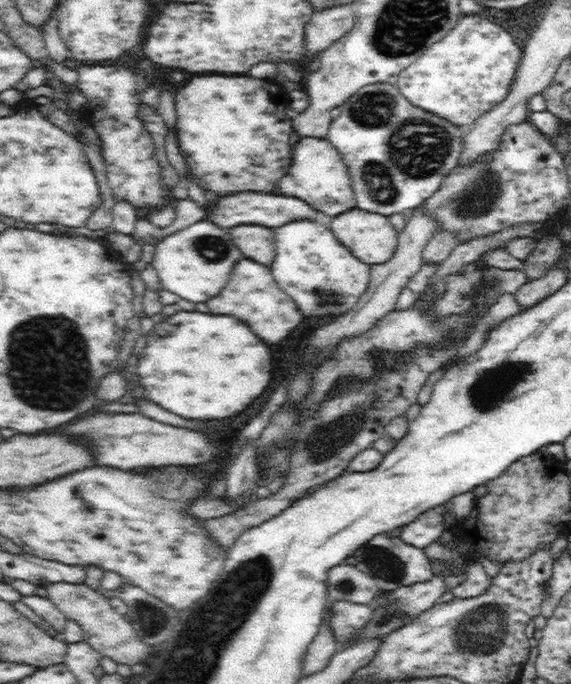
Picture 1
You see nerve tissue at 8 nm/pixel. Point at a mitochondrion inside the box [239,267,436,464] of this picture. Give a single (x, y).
(325, 298)

